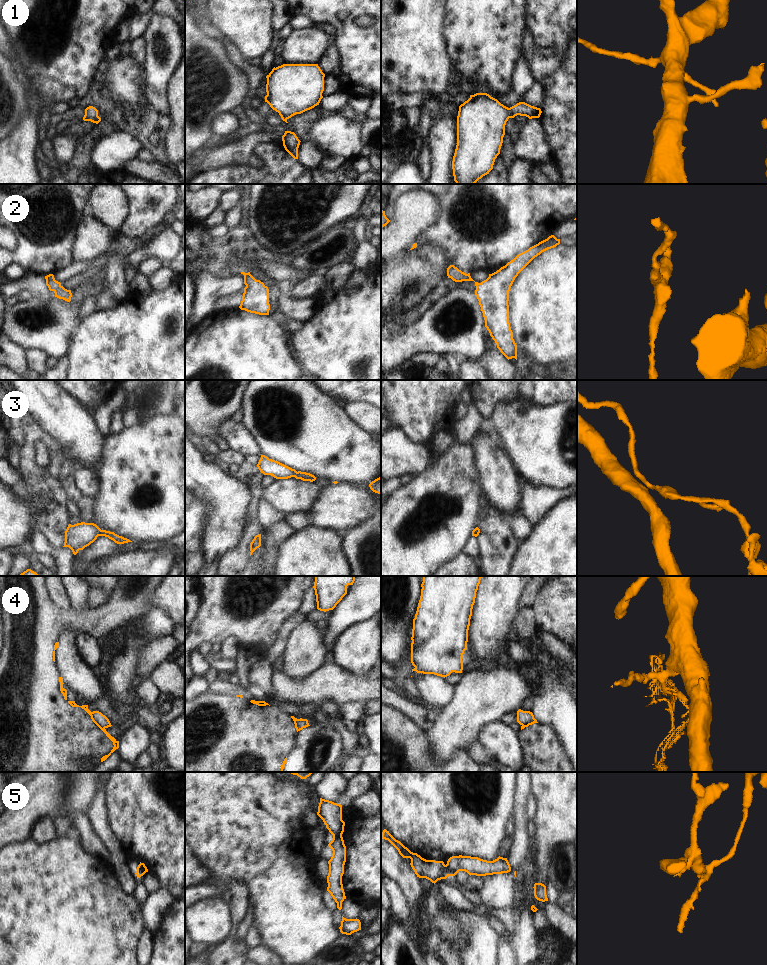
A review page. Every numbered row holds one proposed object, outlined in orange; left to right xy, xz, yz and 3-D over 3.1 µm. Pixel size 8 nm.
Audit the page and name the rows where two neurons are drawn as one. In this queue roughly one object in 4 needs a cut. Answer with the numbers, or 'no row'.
4, 5.

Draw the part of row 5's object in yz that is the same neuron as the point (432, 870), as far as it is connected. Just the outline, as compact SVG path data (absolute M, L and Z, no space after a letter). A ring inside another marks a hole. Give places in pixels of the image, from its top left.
M386 829L382 832L382 839L388 840L403 858L411 859L411 867L419 878L426 878L432 883L446 879L448 872L443 861L426 860L417 853L411 852L400 841L396 840Z

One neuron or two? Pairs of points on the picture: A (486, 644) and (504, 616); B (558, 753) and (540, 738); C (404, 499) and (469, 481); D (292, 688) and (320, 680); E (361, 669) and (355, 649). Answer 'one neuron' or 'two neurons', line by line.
A: one neuron
B: one neuron
C: one neuron
D: one neuron
E: one neuron

